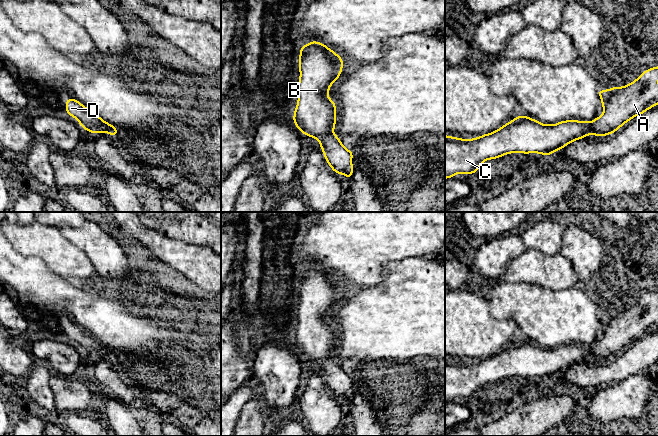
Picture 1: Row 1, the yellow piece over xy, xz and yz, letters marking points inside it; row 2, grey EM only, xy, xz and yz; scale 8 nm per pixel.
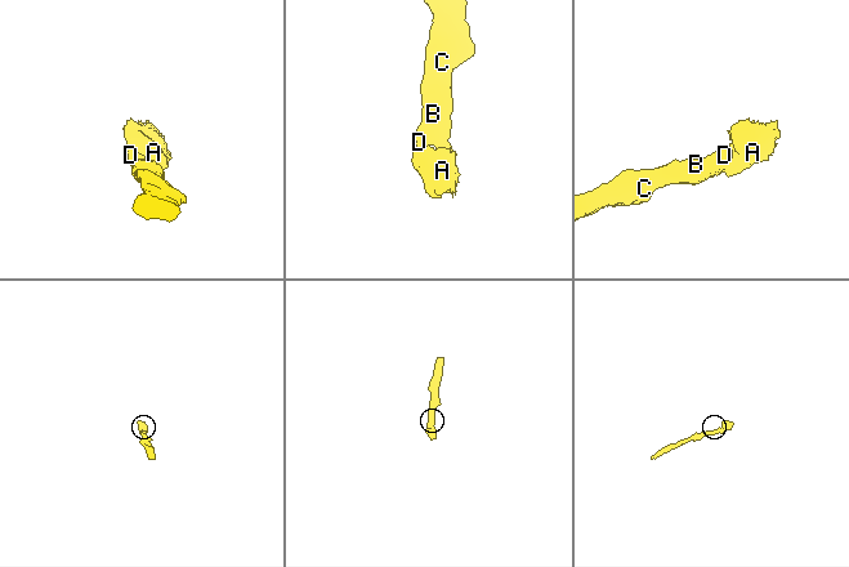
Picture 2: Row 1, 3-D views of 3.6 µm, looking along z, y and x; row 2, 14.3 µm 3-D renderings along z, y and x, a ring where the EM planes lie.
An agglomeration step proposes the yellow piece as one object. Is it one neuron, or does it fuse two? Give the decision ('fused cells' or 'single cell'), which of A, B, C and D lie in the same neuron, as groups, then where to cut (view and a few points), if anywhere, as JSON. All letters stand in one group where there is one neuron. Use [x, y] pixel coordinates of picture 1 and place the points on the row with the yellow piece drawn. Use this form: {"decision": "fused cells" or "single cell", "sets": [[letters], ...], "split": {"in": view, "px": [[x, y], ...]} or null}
{"decision": "single cell", "sets": [["A", "B", "C", "D"]], "split": null}

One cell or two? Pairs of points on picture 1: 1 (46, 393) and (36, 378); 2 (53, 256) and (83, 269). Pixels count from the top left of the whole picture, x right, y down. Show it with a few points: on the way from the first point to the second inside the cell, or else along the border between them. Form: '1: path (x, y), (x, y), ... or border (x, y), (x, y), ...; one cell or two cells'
1: path (42, 389), (38, 382); one cell
2: path (60, 256), (76, 264); one cell

